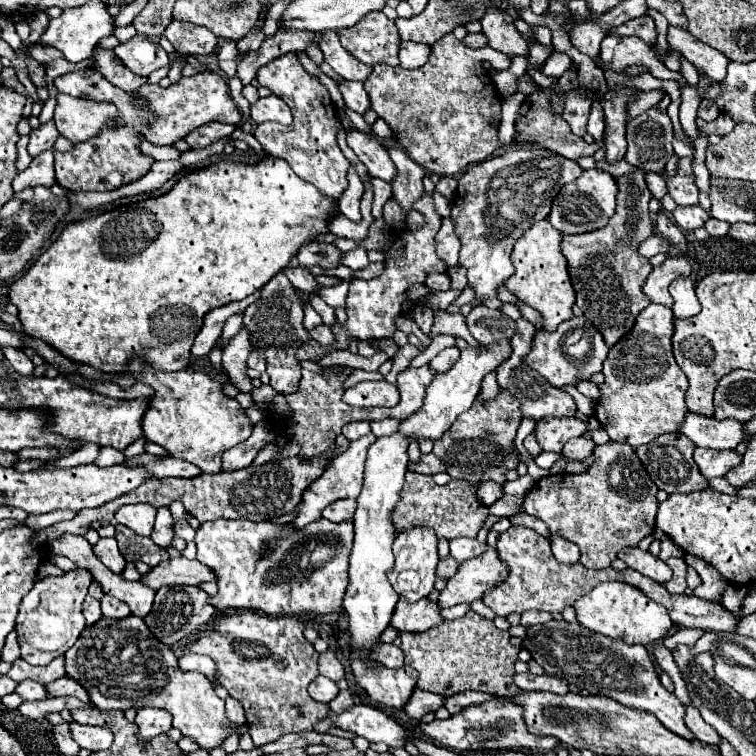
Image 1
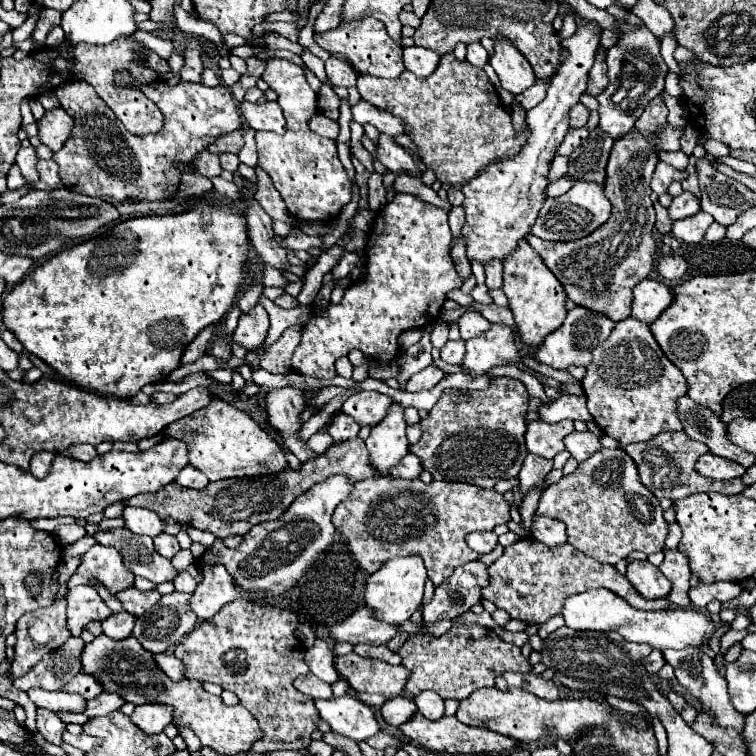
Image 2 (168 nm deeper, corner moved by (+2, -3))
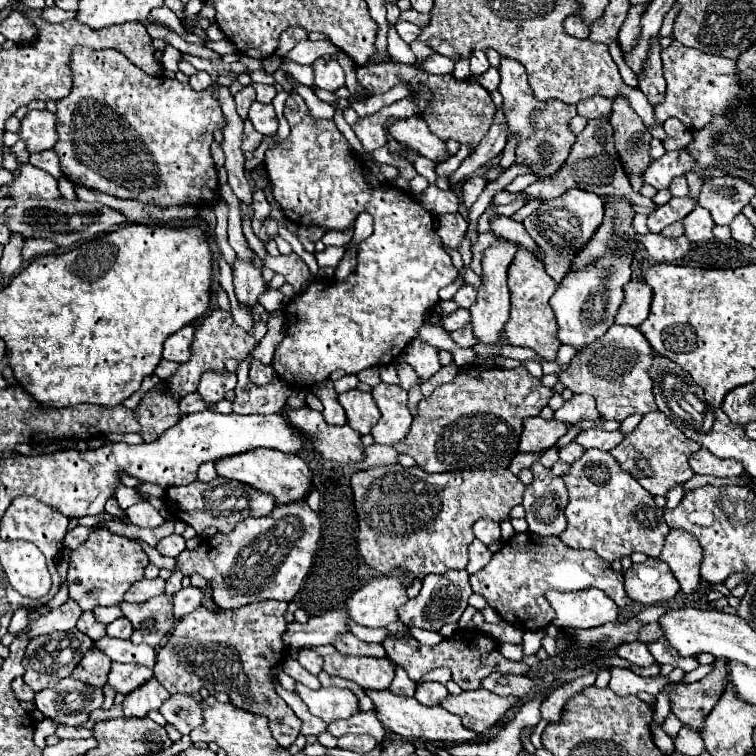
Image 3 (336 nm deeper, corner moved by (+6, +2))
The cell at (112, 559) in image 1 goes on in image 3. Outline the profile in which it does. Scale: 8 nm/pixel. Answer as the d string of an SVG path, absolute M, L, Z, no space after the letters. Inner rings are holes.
M96 528L90 534L88 542L70 554L70 598L74 598L82 610L92 610L94 606L116 606L118 602L122 602L124 592L134 582L142 580L146 564L148 556L136 540L116 536L106 528Z

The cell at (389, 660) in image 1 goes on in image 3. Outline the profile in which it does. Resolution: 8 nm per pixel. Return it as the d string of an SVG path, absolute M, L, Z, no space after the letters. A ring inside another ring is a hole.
M344 634L334 642L336 650L340 654L354 654L354 656L376 656L376 658L384 658L386 650L382 644L368 644L358 640L354 634Z

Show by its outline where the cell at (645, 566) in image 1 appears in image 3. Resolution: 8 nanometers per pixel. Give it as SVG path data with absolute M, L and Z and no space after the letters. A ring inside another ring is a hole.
M650 558L644 564L632 564L624 578L628 596L644 606L668 602L680 590L670 568L660 558Z

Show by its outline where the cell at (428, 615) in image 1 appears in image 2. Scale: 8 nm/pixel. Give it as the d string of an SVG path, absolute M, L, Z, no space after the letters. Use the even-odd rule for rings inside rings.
M368 607L356 609L352 615L330 627L330 639L336 643L386 645L394 635L398 635L396 627L376 621Z

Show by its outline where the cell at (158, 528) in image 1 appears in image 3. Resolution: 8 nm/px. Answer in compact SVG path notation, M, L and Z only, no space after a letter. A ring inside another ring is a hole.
M170 534L166 538L162 538L158 544L156 544L156 550L162 554L162 556L172 556L176 558L182 550L184 550L184 538L178 536L178 534Z

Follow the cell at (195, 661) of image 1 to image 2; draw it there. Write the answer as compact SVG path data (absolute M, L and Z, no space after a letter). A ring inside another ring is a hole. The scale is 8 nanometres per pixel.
M158 653L158 655L154 655L154 661L156 661L158 669L164 671L172 681L180 681L182 679L180 677L180 669L184 669L184 667L180 665L180 661L176 661L176 657L166 655L166 653Z

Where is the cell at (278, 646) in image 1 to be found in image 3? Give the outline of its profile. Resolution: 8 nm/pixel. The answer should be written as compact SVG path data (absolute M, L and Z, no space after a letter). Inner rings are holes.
M266 600L264 604L248 604L248 606L236 608L236 610L222 610L222 608L208 610L202 606L194 612L190 612L188 616L180 618L176 622L170 640L158 652L154 678L170 694L192 694L192 692L198 692L200 688L216 690L216 692L228 692L230 702L236 704L238 708L266 716L276 742L282 748L288 748L298 738L300 728L302 728L302 720L278 696L276 676L272 674L272 670L286 658L286 648L284 648L284 640L282 640L282 636L288 628L288 624L284 620L286 608L288 608L288 604L280 604L278 600Z

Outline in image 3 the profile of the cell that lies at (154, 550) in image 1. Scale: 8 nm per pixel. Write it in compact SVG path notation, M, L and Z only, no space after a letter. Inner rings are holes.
M76 526L74 530L66 532L64 536L64 548L78 548L80 544L84 544L84 540L88 540L88 536L94 532L94 528L86 528L86 526Z

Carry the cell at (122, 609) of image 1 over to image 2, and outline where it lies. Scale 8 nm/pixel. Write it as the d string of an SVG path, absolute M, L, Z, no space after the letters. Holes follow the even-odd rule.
M122 611L122 613L112 615L108 621L102 621L102 627L108 637L112 637L114 641L120 641L132 635L134 621L136 621L134 615L128 615L128 611Z

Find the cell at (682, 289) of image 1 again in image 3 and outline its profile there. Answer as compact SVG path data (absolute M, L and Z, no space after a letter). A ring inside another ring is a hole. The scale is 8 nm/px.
M646 234L646 236L638 236L638 240L646 248L650 258L658 264L672 264L672 262L684 258L684 254L690 248L690 242L684 236L662 238L660 234Z

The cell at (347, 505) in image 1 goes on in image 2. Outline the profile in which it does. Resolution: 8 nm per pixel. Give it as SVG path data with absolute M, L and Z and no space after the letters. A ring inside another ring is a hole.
M372 477L360 481L358 489L354 489L350 497L346 497L336 507L332 519L334 519L332 521L334 527L348 541L356 561L368 573L376 573L380 565L386 563L388 559L420 555L428 571L428 577L434 581L434 585L450 577L456 567L478 559L478 555L466 545L464 537L468 533L494 529L500 523L512 521L510 503L504 499L502 493L496 493L496 489L482 489L478 485L456 483L456 481L432 481L426 485L420 479L394 479L394 477Z

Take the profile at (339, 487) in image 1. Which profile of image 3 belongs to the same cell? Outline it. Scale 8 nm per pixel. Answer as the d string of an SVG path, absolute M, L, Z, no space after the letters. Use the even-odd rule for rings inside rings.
M306 500L276 506L264 518L248 518L230 534L202 538L194 550L184 550L176 560L182 574L200 574L214 586L214 602L220 608L238 608L262 600L290 602L310 570L322 532L320 514Z

